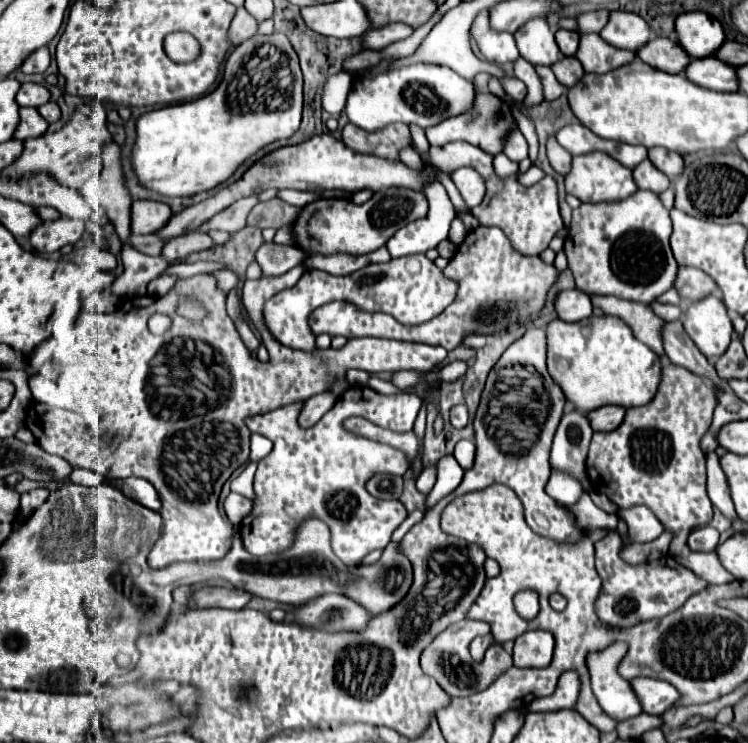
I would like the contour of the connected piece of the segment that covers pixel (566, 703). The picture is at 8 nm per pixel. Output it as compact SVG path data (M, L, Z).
M573 671L563 673L563 677L559 679L557 691L551 697L543 697L543 699L535 699L529 705L529 711L559 711L559 709L573 709L575 701L579 695L579 679Z

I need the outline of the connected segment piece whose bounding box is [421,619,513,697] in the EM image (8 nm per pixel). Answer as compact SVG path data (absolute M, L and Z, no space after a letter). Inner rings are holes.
M463 619L451 627L447 627L445 631L441 631L421 653L421 669L433 677L451 697L467 697L473 693L479 693L483 689L487 689L499 675L503 675L509 667L513 667L513 659L511 655L499 645L493 643L489 645L485 659L481 663L475 663L469 655L469 639L477 637L477 635L487 635L489 633L489 625L483 621L469 621Z

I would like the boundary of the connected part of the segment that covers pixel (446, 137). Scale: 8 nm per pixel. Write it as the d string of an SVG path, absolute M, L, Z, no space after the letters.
M479 93L471 113L451 117L451 119L443 121L441 125L425 129L425 133L427 133L427 139L431 145L445 145L451 141L467 141L467 143L483 149L489 155L497 155L503 151L503 141L505 141L511 125L515 125L515 119L511 117L509 105L491 93Z

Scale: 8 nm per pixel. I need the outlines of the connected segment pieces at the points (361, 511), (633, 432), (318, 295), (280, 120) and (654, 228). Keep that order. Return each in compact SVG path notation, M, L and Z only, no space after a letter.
M351 385L339 395L333 409L309 429L297 425L296 412L301 409L302 401L249 417L247 427L251 433L261 433L271 439L273 451L257 465L253 511L241 523L241 541L245 549L251 555L269 555L289 549L295 541L299 523L309 517L317 517L329 525L333 553L345 565L359 565L367 553L385 549L391 541L391 533L407 517L407 511L397 499L373 499L365 483L377 473L405 473L409 469L409 459L391 445L347 433L343 421L357 415L375 425L405 433L413 431L421 405L423 401L413 393L379 395L367 385Z
M665 363L655 397L643 405L627 409L623 423L609 433L593 433L587 475L595 491L605 493L617 507L649 507L667 531L673 533L669 555L691 569L707 583L729 583L731 573L721 565L715 551L695 552L687 547L691 527L707 525L713 507L705 489L705 455L699 447L701 437L711 427L715 393L703 377L685 367Z
M407 255L391 259L387 263L371 263L349 275L331 275L319 269L307 269L295 287L283 289L271 297L263 307L263 323L269 333L291 349L313 351L315 337L309 331L307 317L313 309L331 303L345 301L353 303L367 313L391 313L403 325L421 325L441 315L447 305L457 297L457 283L447 279L443 271L429 261L425 255Z
M255 35L251 39L247 39L245 43L241 43L239 47L233 49L233 53L227 57L225 61L225 71L223 71L223 79L221 83L217 85L215 91L199 97L197 101L189 101L189 103L179 103L179 105L169 105L169 107L163 107L163 109L157 109L157 111L149 111L145 115L139 117L137 121L137 141L135 141L135 147L133 147L133 167L135 167L135 173L139 175L141 183L149 189L155 189L159 191L161 195L167 195L167 197L191 197L195 193L201 193L201 191L209 191L221 183L225 183L235 171L237 167L249 159L251 155L255 155L259 149L263 149L265 145L277 141L277 139L287 139L291 137L297 129L299 129L299 123L301 123L301 109L303 109L303 73L299 69L299 57L295 53L295 49L291 47L291 43L287 41L287 37L283 35Z
M637 191L623 201L583 203L573 209L573 221L565 239L565 253L575 285L589 295L613 295L637 303L653 303L673 287L677 261L669 247L669 211L651 191Z

